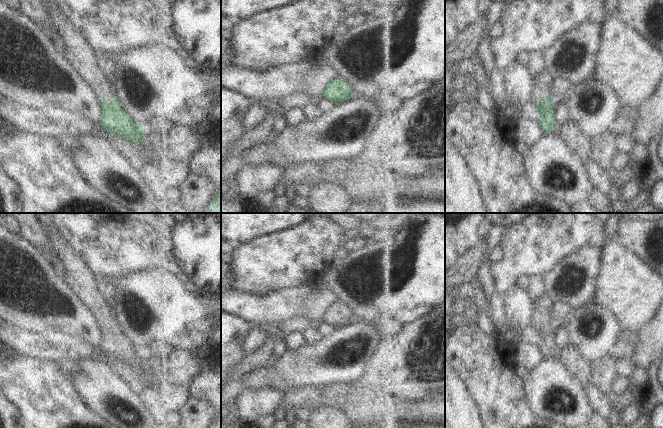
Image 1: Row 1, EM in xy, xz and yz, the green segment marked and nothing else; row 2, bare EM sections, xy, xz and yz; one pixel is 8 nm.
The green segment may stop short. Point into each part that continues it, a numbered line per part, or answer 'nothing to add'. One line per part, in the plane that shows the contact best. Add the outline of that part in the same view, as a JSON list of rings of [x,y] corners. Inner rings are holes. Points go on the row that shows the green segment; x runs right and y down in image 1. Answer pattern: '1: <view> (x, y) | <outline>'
1: xy (79, 54) | [[[43,0],[49,11],[48,15],[57,28],[57,34],[63,38],[65,48],[62,54],[91,87],[98,99],[106,102],[116,98],[112,79],[106,77],[96,64],[97,53],[89,46],[83,35],[74,28],[61,12],[55,0]]]

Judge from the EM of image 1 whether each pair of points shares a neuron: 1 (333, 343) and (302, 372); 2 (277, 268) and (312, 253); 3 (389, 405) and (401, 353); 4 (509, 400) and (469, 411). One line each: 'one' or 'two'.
1: one
2: one
3: one
4: two

